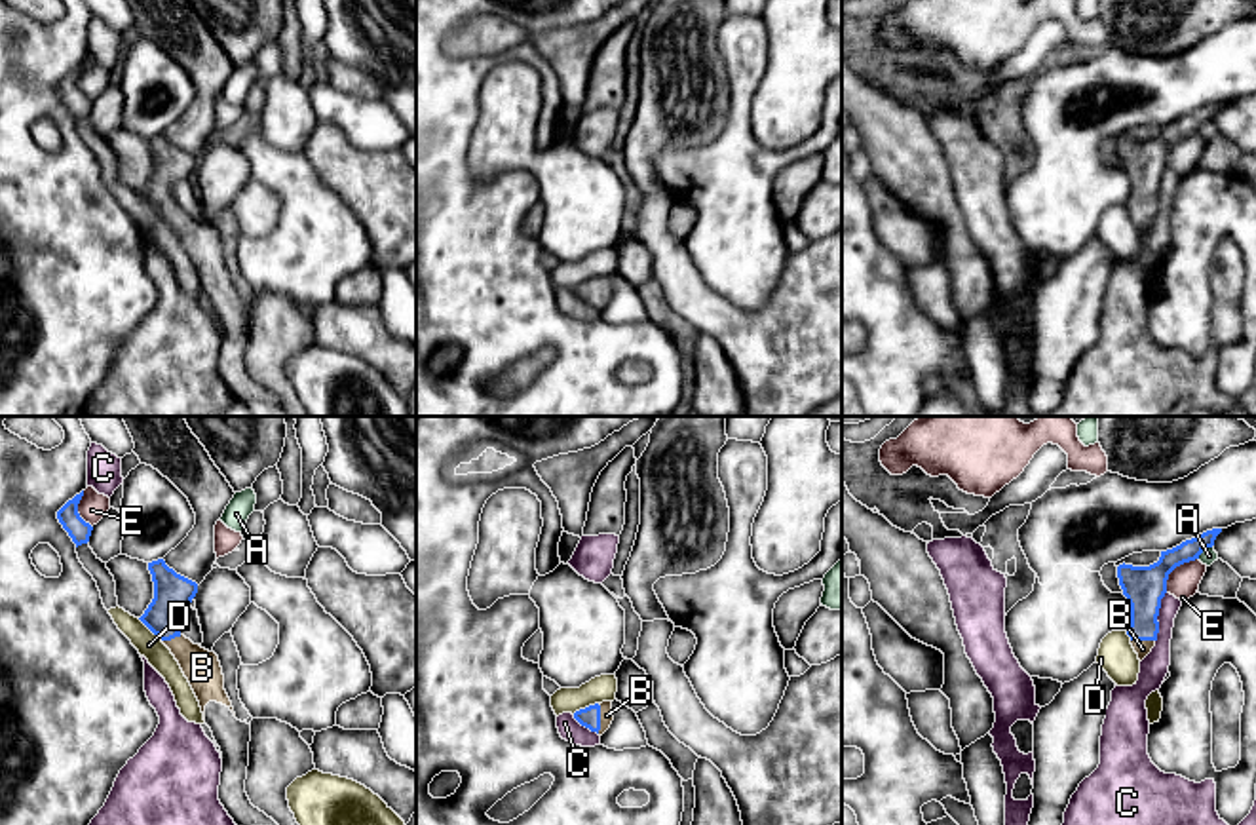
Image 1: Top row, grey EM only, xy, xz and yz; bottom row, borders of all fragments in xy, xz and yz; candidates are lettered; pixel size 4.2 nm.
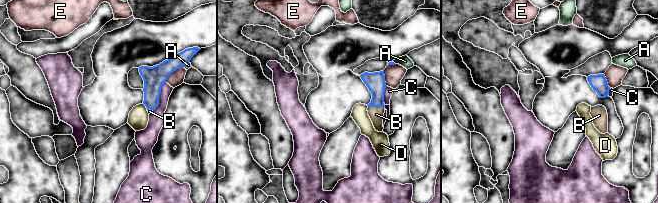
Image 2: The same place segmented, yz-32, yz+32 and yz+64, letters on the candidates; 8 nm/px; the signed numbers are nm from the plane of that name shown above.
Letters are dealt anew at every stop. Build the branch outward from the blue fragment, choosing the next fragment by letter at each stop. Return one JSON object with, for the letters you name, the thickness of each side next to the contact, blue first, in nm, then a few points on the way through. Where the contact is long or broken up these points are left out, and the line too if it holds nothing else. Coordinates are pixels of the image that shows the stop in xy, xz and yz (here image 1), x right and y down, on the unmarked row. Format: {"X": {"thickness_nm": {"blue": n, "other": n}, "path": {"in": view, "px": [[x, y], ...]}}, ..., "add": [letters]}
{"B": {"thickness_nm": {"blue": 90, "other": 60}, "path": {"in": "xz", "px": [[589, 291], [599, 293], [607, 289]]}}, "add": ["B"]}

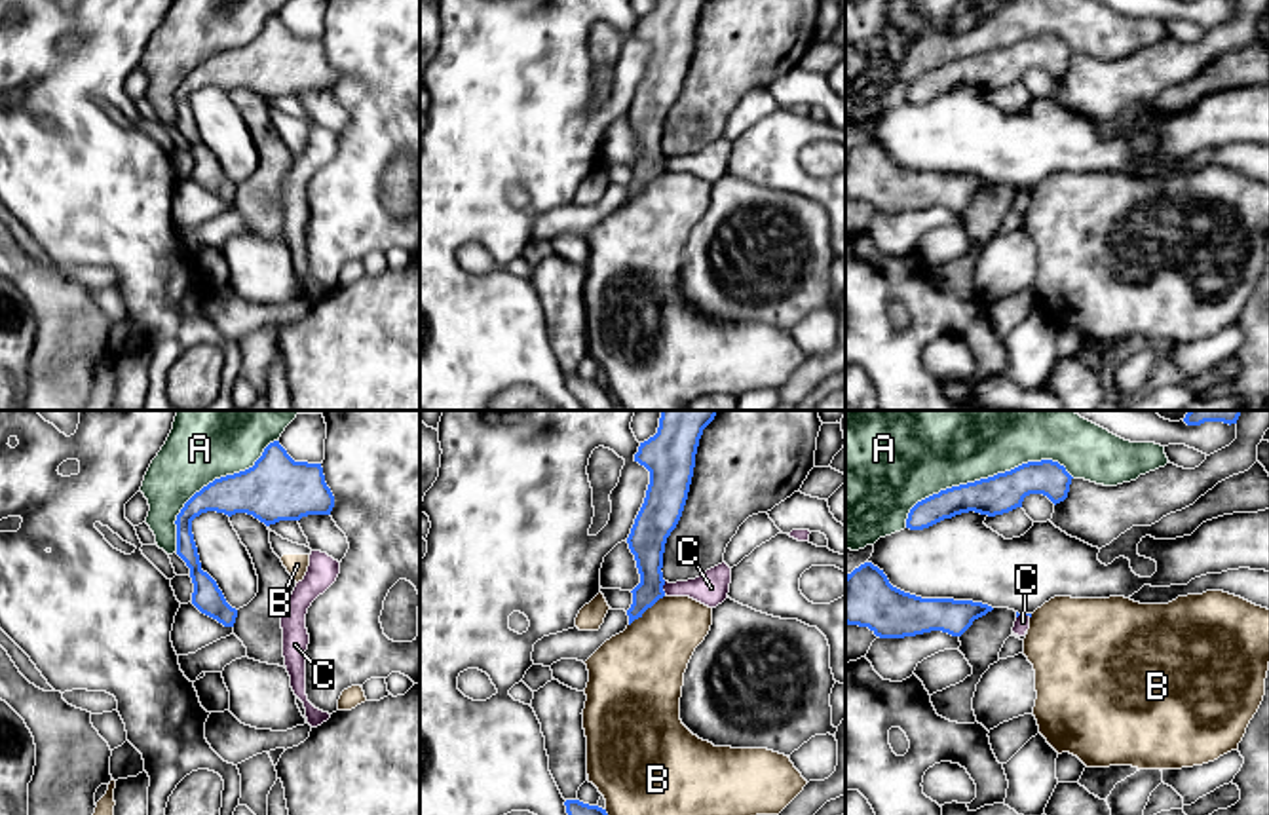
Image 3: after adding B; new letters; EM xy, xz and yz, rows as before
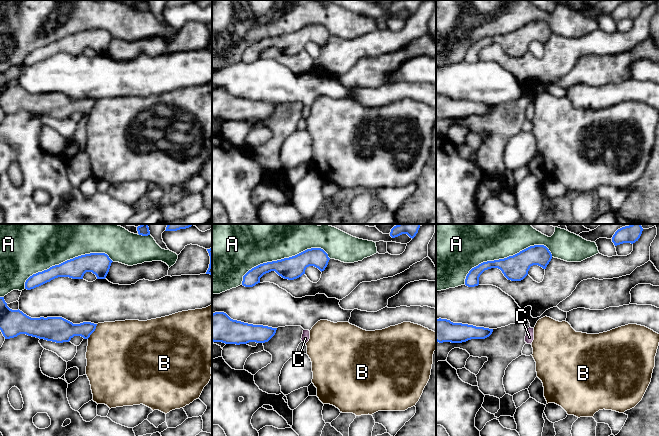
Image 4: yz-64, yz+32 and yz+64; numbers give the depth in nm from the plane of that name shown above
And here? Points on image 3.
{"add": []}

